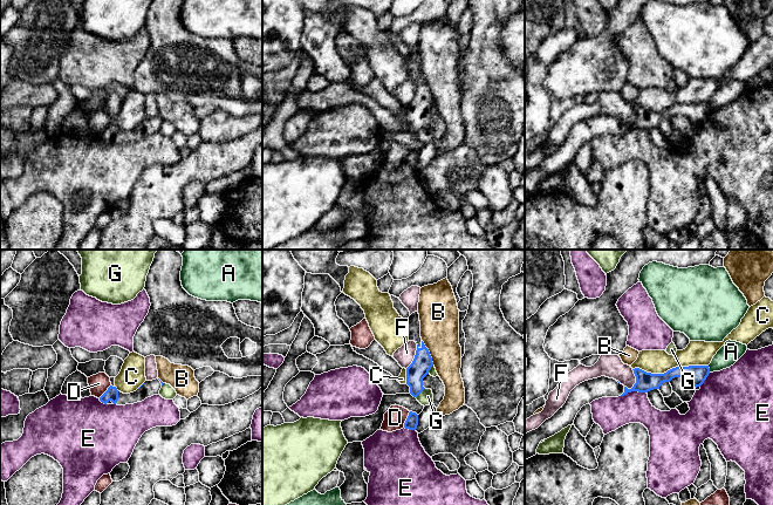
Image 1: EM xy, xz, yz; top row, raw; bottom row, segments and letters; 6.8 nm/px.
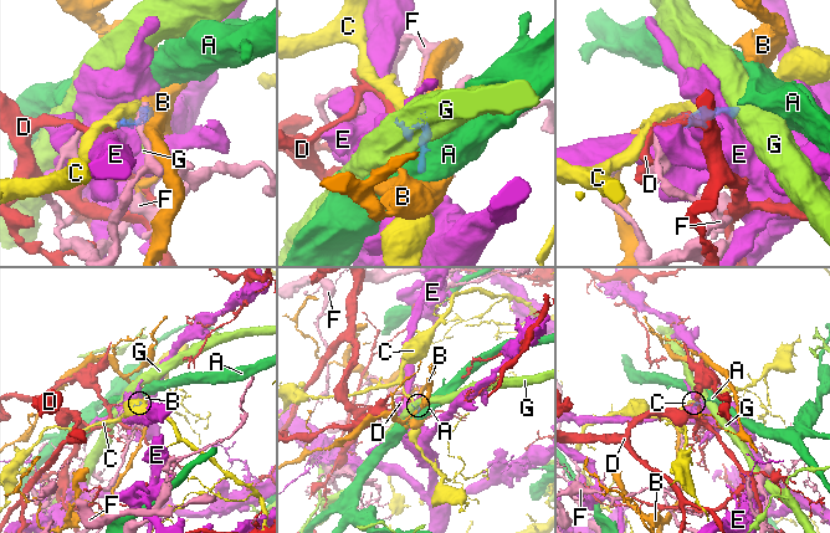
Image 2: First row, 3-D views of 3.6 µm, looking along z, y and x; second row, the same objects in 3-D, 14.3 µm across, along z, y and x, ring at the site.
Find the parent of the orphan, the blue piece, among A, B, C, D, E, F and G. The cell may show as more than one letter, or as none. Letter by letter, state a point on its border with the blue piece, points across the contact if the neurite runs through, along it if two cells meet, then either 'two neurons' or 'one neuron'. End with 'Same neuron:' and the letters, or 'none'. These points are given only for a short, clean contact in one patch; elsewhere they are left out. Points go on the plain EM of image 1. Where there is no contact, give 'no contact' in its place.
A: meets blue in yz at (709, 107); border along yz (707, 103), (710, 109); two neurons
B: meets blue in xz at (429, 90); border along xz (422, 77), (433, 102); two neurons
C: meets blue in yz at (670, 107); two neurons
D: meets blue in xz at (406, 157); two neurons
E: meets blue in yz at (633, 128); two neurons
F: meets blue in xz at (415, 93); border along xz (416, 80), (415, 95), (405, 106); two neurons
G: meets blue in xz at (421, 129); two neurons
Same neuron: none

